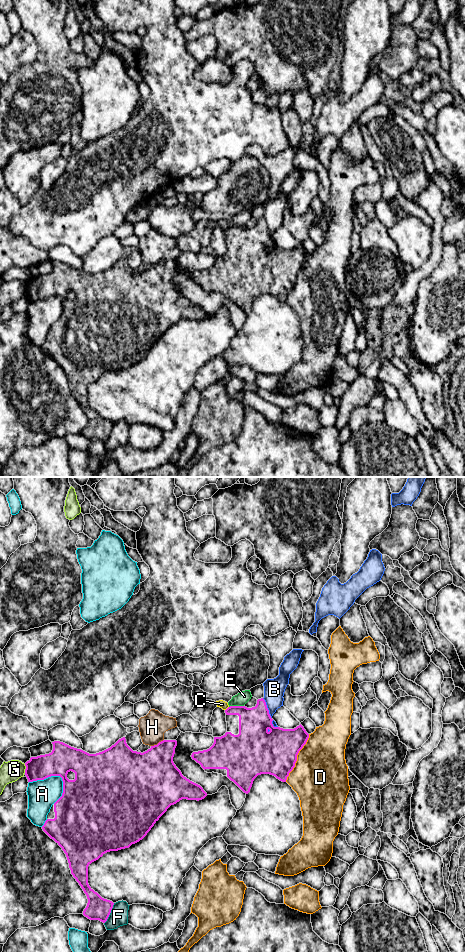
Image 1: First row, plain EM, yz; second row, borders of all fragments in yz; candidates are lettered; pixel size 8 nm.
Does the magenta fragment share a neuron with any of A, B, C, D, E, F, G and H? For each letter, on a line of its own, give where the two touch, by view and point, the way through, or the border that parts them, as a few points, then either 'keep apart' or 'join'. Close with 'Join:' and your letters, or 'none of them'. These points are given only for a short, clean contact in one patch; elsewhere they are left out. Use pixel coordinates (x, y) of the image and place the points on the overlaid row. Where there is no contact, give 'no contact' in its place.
A: meets magenta in yz at (54, 775); keep apart
B: meets magenta in yz at (267, 708); keep apart
C: meets magenta in yz at (227, 708); border along yz (228, 706), (225, 710); keep apart
D: meets magenta in yz at (296, 758); keep apart
E: meets magenta in yz at (236, 706); border along yz (243, 705), (231, 705), (229, 707); keep apart
F: meets magenta in yz at (110, 912); keep apart
G: meets magenta in yz at (26, 768); keep apart
H: meets magenta in yz at (158, 743); keep apart
Join: none of them

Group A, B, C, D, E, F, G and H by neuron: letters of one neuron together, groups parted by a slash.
A / B / C E / D / F / G / H

